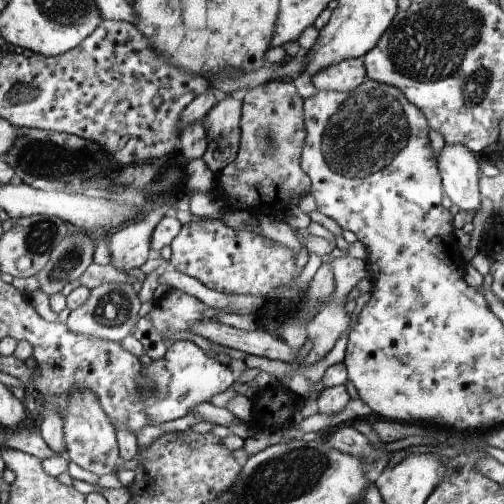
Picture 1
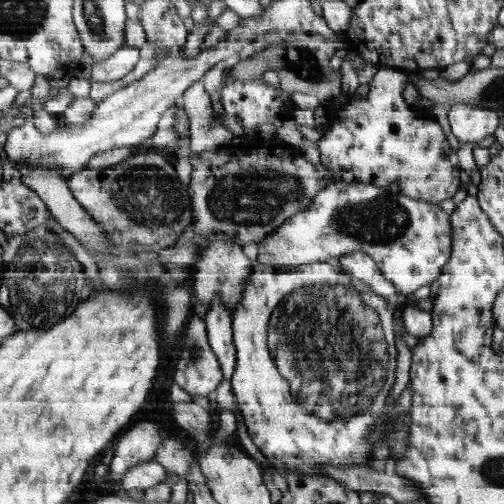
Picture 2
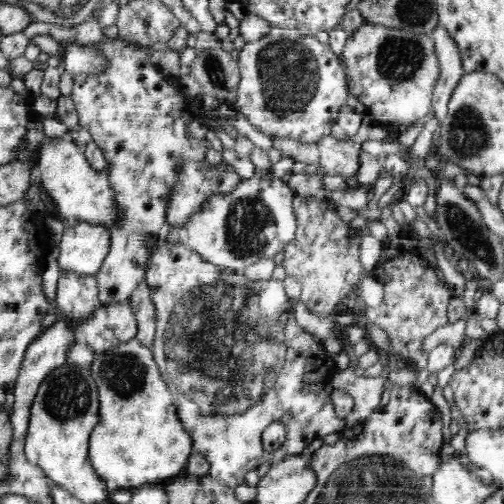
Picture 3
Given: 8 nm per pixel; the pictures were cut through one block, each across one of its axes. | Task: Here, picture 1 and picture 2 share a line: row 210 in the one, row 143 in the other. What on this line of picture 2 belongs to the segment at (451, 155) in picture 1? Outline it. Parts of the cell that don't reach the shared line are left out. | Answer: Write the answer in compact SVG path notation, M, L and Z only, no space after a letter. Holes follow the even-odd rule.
M453 104L447 112L451 134L463 142L477 146L485 138L503 128L503 112L493 112L471 104Z

